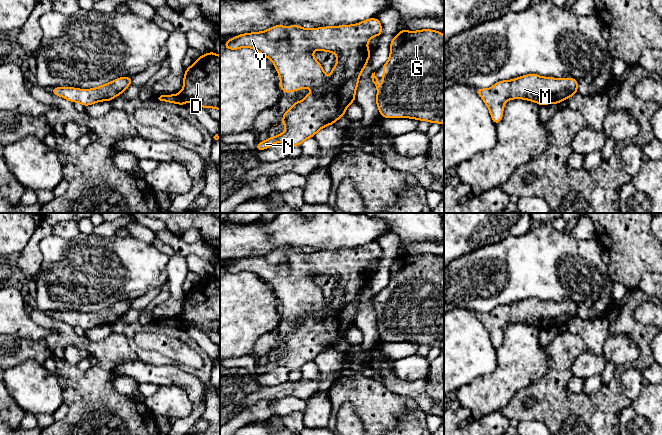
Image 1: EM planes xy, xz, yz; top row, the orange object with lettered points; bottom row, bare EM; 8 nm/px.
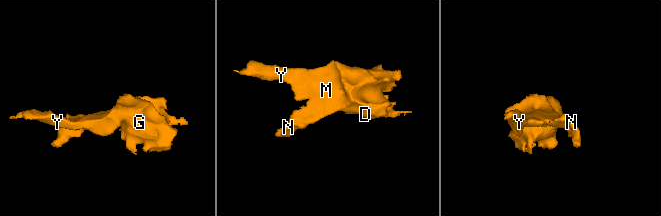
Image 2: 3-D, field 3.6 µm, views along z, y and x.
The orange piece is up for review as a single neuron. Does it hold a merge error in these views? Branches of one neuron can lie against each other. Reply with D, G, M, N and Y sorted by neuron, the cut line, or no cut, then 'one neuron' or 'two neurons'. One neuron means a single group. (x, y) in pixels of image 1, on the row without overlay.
D G M N Y | no cut | one neuron

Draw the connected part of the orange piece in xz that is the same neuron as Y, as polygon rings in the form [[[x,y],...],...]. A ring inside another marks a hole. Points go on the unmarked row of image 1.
[[[370,242],[358,248],[311,253],[305,253],[299,249],[275,249],[262,256],[245,257],[226,265],[225,273],[253,272],[269,282],[279,298],[280,312],[283,316],[290,317],[303,312],[315,313],[305,319],[302,326],[296,325],[291,333],[283,336],[284,341],[280,347],[287,351],[286,354],[277,360],[261,365],[255,373],[261,375],[279,366],[285,366],[291,371],[301,369],[307,362],[314,361],[320,353],[334,348],[340,341],[345,340],[347,331],[355,326],[360,299],[367,290],[372,277],[367,268],[372,261],[381,260],[382,255],[378,242]],[[313,274],[336,278],[337,287],[332,292],[330,302],[326,300],[323,291],[314,282]]]

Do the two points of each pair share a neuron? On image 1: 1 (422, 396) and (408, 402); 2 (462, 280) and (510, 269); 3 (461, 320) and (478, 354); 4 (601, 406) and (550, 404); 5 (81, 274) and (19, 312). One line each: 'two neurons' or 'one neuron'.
1: two neurons
2: one neuron
3: one neuron
4: one neuron
5: two neurons

